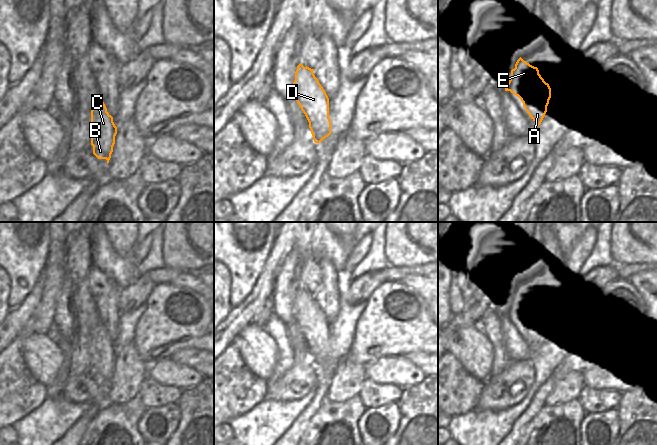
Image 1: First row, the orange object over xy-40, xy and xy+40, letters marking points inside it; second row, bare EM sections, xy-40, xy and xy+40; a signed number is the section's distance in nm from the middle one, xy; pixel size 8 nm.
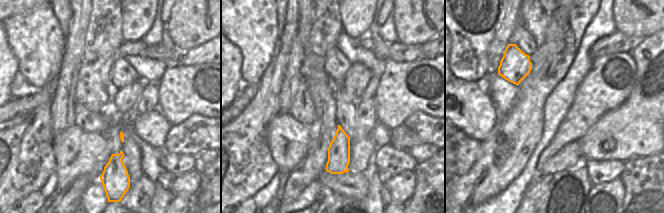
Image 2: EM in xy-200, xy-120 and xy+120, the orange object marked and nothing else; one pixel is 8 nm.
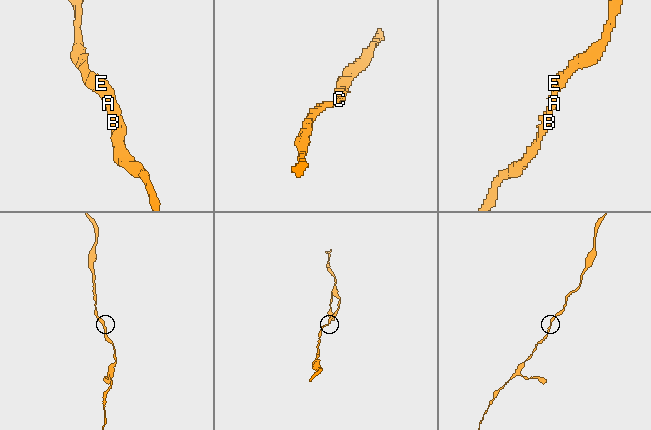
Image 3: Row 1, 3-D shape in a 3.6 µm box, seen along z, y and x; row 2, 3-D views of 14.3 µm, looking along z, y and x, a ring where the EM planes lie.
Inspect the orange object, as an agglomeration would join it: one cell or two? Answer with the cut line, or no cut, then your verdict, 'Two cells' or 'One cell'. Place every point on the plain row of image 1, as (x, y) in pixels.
No split. One cell.

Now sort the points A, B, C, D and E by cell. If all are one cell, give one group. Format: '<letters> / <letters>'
A B C D E

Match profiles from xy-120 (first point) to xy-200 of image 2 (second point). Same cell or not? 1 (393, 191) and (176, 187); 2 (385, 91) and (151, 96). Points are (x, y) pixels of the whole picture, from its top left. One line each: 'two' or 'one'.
1: one
2: two

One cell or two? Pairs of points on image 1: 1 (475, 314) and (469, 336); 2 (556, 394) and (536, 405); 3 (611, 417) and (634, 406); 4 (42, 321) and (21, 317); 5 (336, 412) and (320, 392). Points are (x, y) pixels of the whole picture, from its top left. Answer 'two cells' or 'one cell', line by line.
1: two cells
2: two cells
3: two cells
4: two cells
5: two cells

